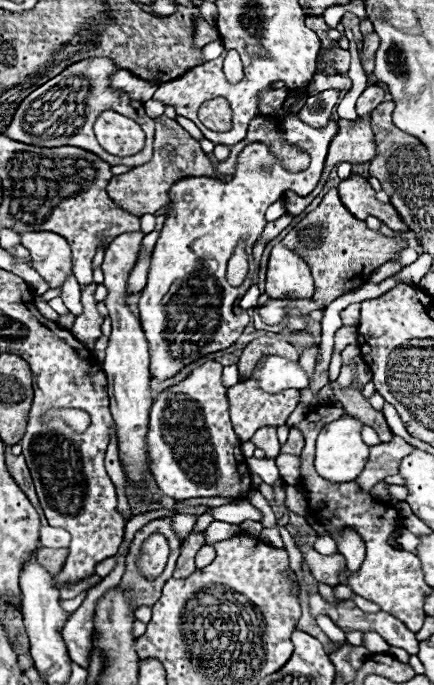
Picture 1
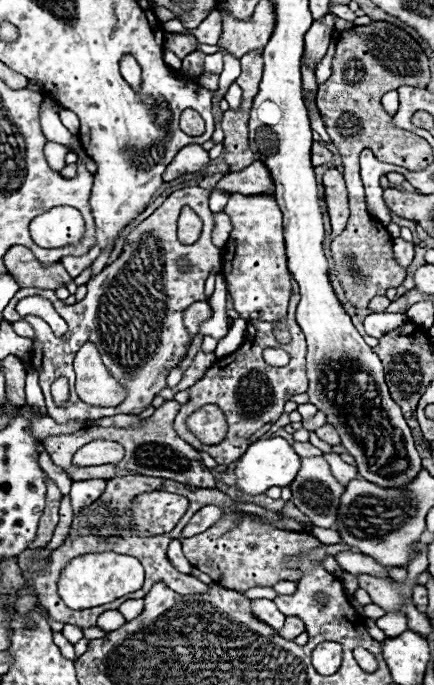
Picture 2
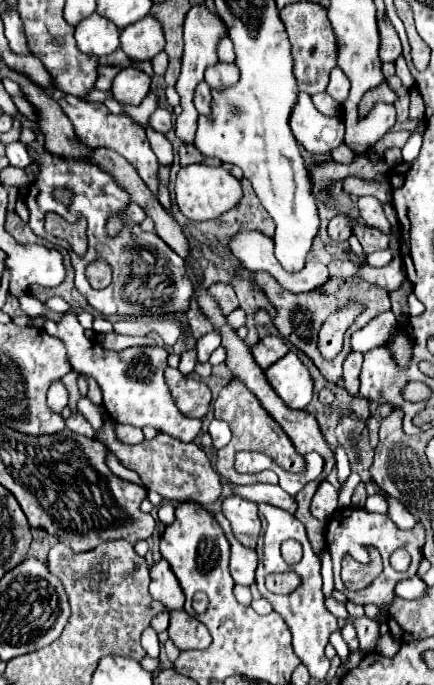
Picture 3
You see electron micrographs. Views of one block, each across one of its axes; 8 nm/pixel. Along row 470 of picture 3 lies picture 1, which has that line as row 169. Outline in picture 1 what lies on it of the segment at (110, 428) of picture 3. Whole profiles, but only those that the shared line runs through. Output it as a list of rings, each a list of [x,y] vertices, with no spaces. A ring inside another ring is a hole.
[[[162,116],[156,120],[156,138],[154,138],[152,158],[128,174],[112,176],[106,190],[108,190],[108,196],[116,202],[116,206],[128,210],[130,214],[136,214],[136,216],[154,214],[156,210],[168,204],[170,186],[184,176],[216,178],[216,168],[212,166],[208,156],[202,152],[198,140],[194,140],[176,120]]]

